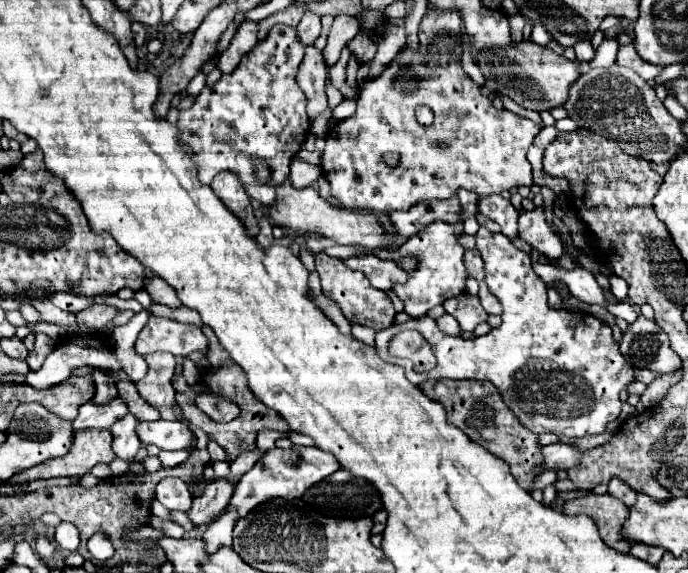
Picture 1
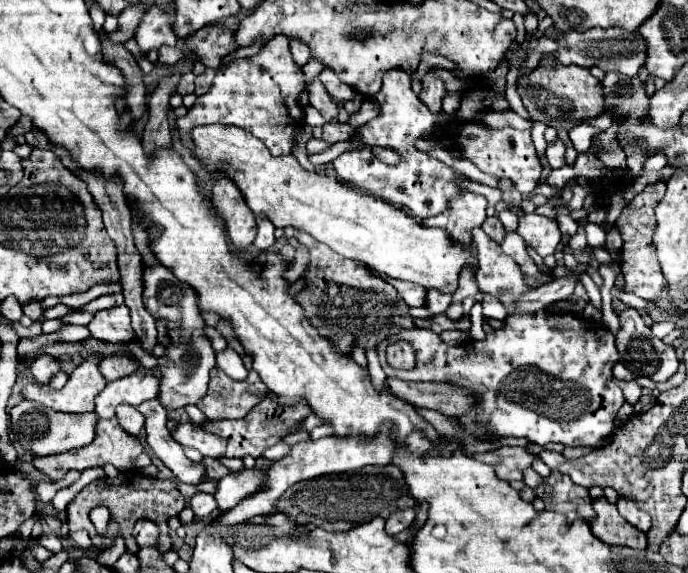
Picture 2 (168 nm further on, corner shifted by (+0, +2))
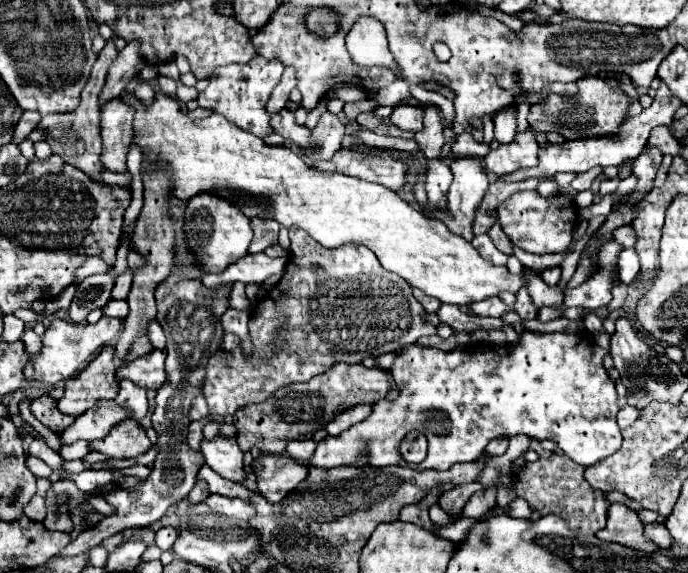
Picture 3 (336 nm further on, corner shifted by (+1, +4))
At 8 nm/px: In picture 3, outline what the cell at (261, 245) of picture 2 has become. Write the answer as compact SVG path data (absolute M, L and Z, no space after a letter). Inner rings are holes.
M253 218L251 220L251 226L253 226L253 242L249 246L249 252L255 254L255 252L263 252L265 248L277 244L277 234L279 234L279 224L269 220L269 218Z

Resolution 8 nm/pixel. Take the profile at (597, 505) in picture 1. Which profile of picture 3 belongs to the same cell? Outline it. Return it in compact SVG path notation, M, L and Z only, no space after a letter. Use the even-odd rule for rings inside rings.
M611 504L607 510L607 526L597 532L599 540L625 544L641 552L655 552L657 546L645 538L639 516L625 504Z

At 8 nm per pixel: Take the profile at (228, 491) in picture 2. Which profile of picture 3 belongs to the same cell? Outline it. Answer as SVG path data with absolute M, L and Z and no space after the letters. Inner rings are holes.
M263 454L261 464L255 464L253 472L257 476L257 492L267 502L281 502L307 478L305 464L299 464L289 456Z

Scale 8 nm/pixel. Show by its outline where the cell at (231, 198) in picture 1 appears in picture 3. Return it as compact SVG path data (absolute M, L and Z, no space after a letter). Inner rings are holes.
M201 192L193 196L193 200L189 200L189 206L185 210L185 236L189 250L203 264L205 272L221 272L247 254L253 230L251 220L245 214L241 214L241 210L233 206L229 200Z

